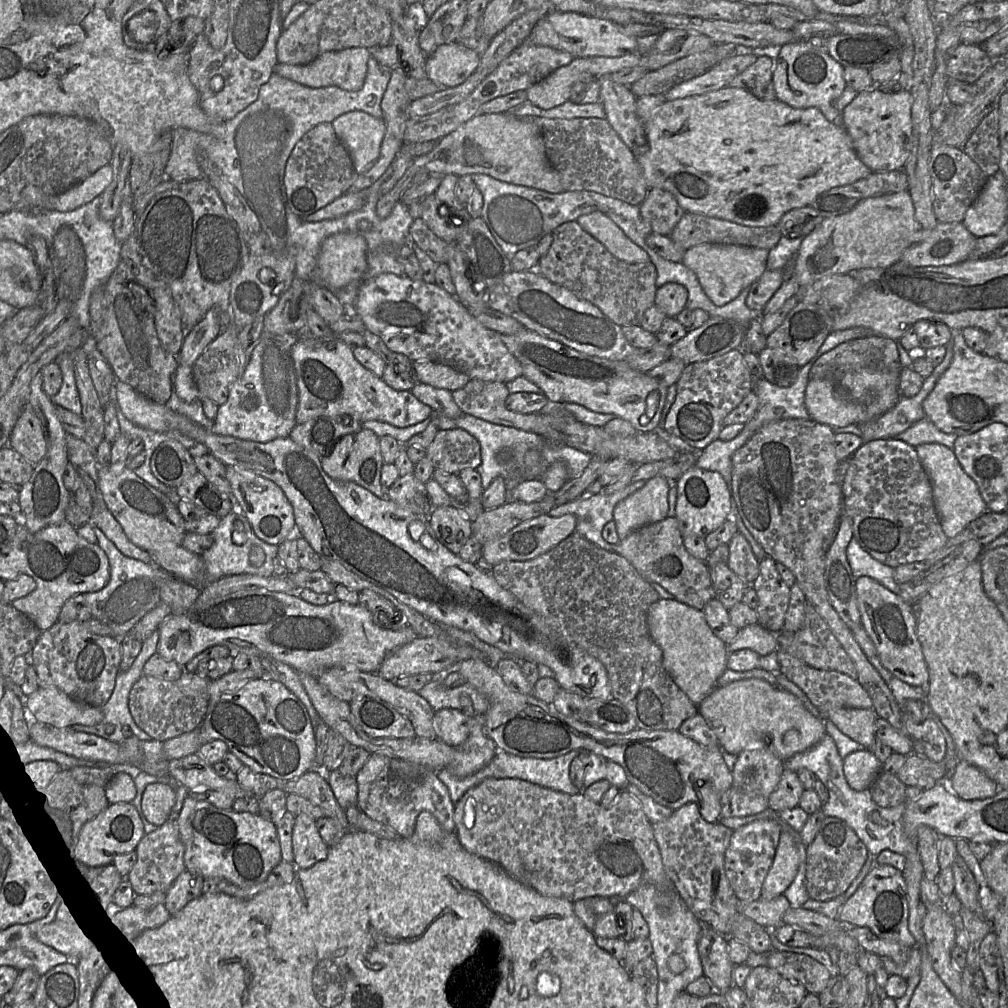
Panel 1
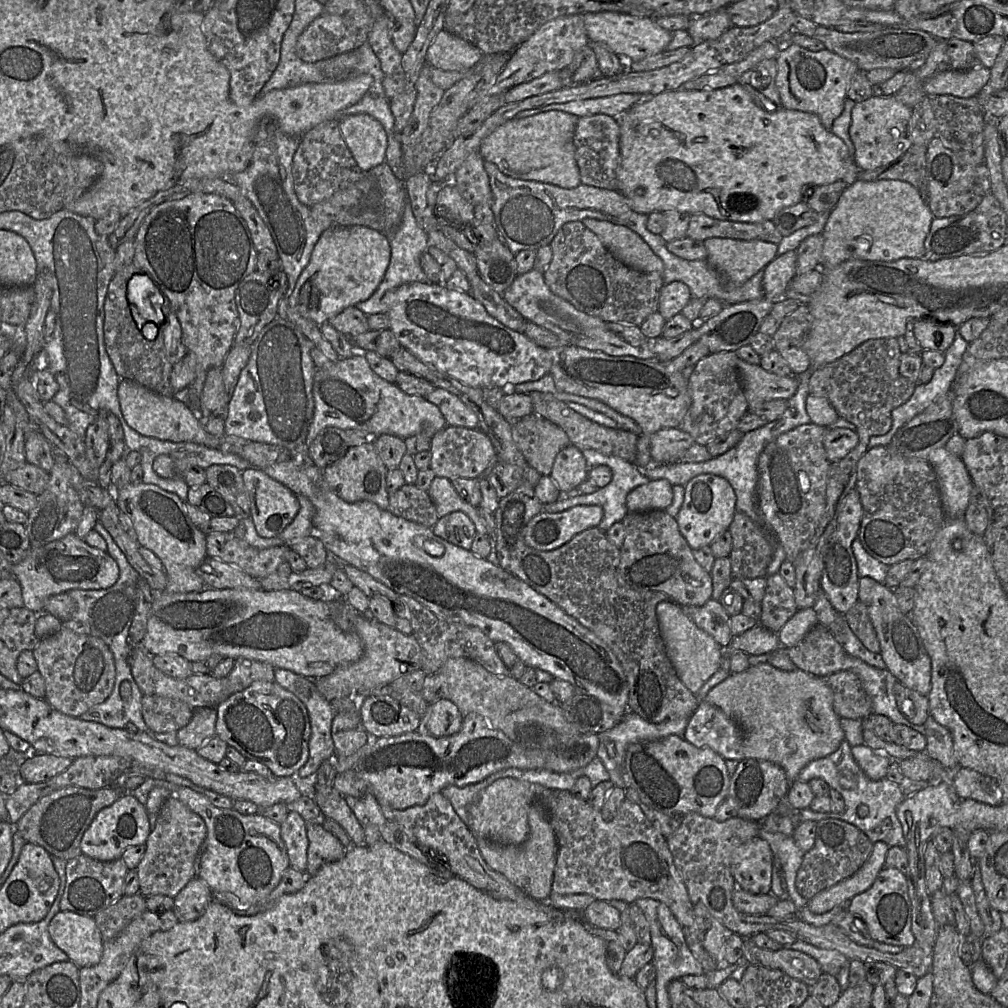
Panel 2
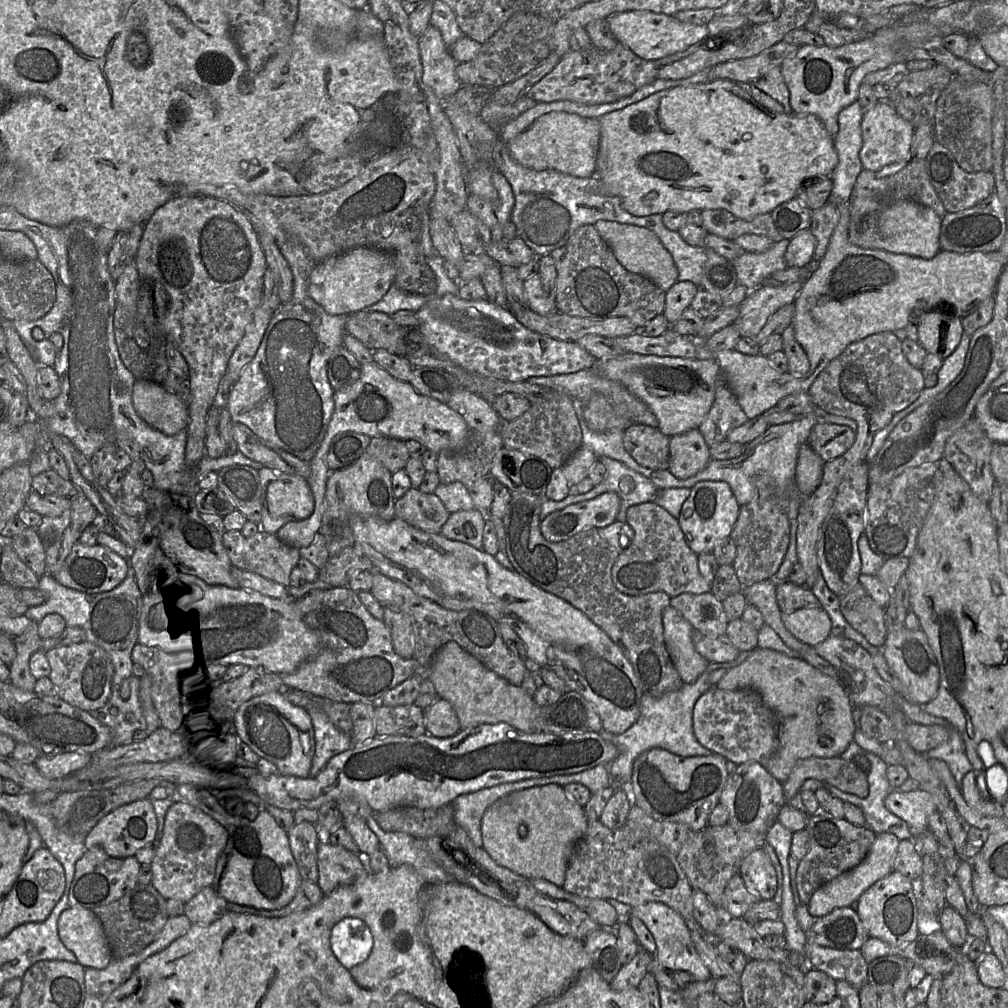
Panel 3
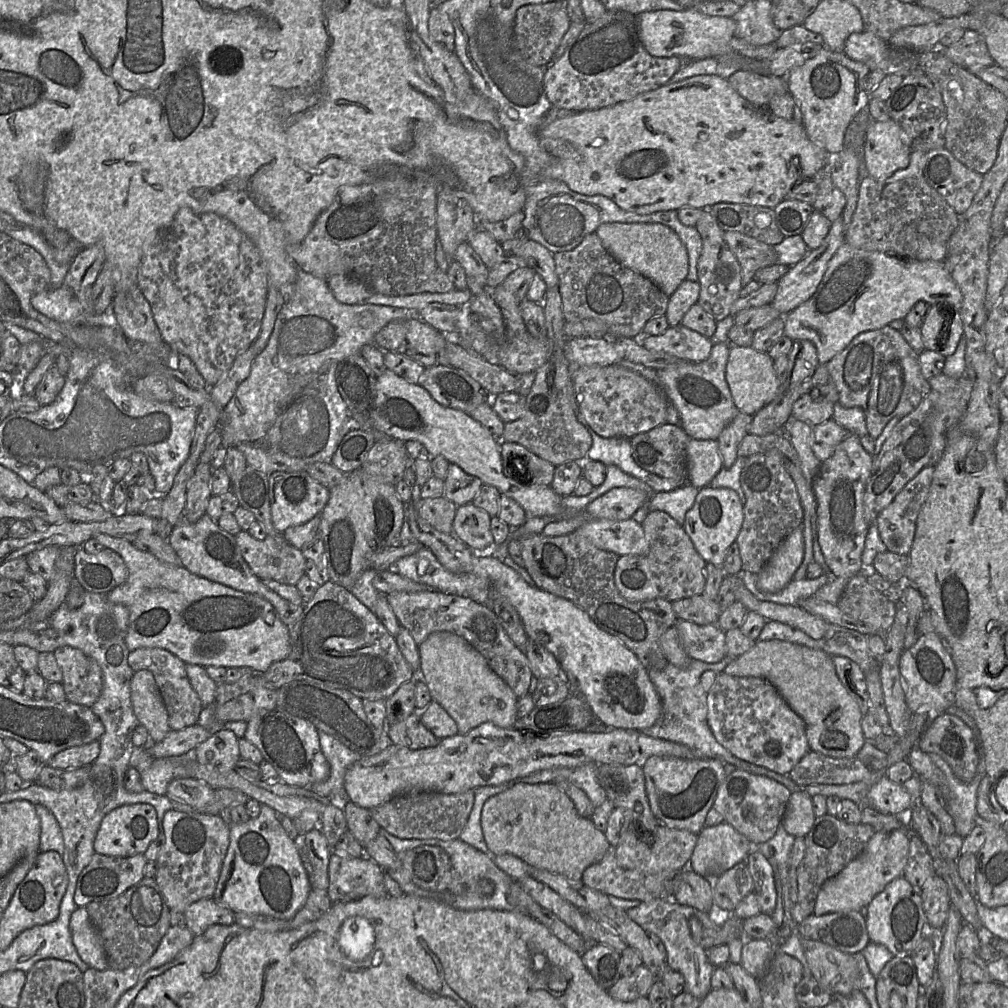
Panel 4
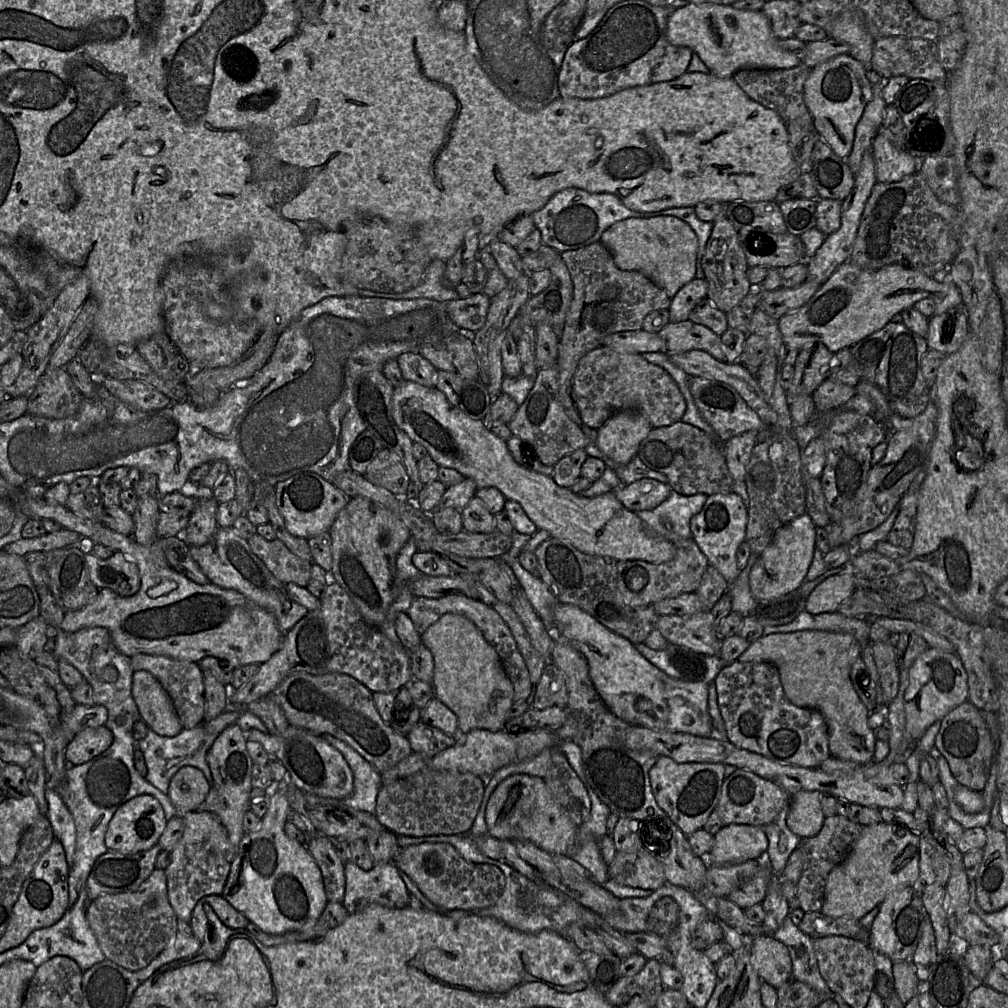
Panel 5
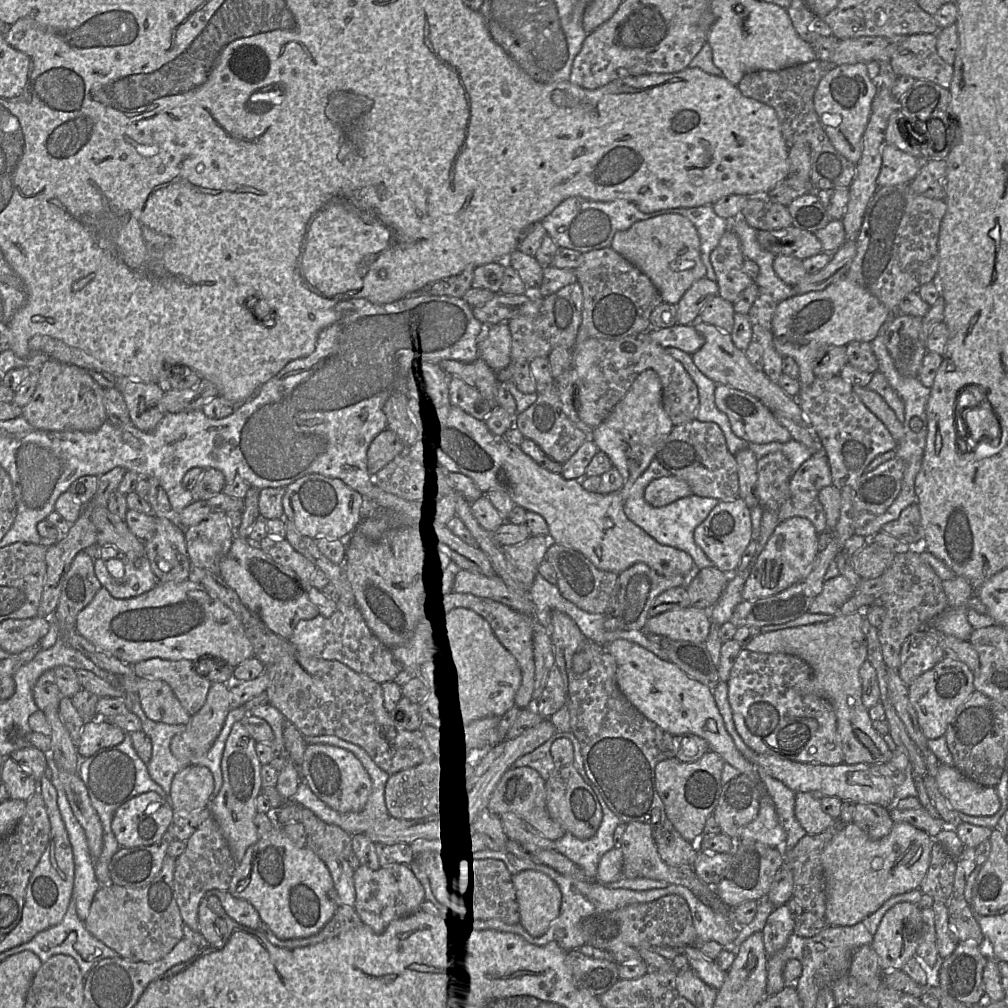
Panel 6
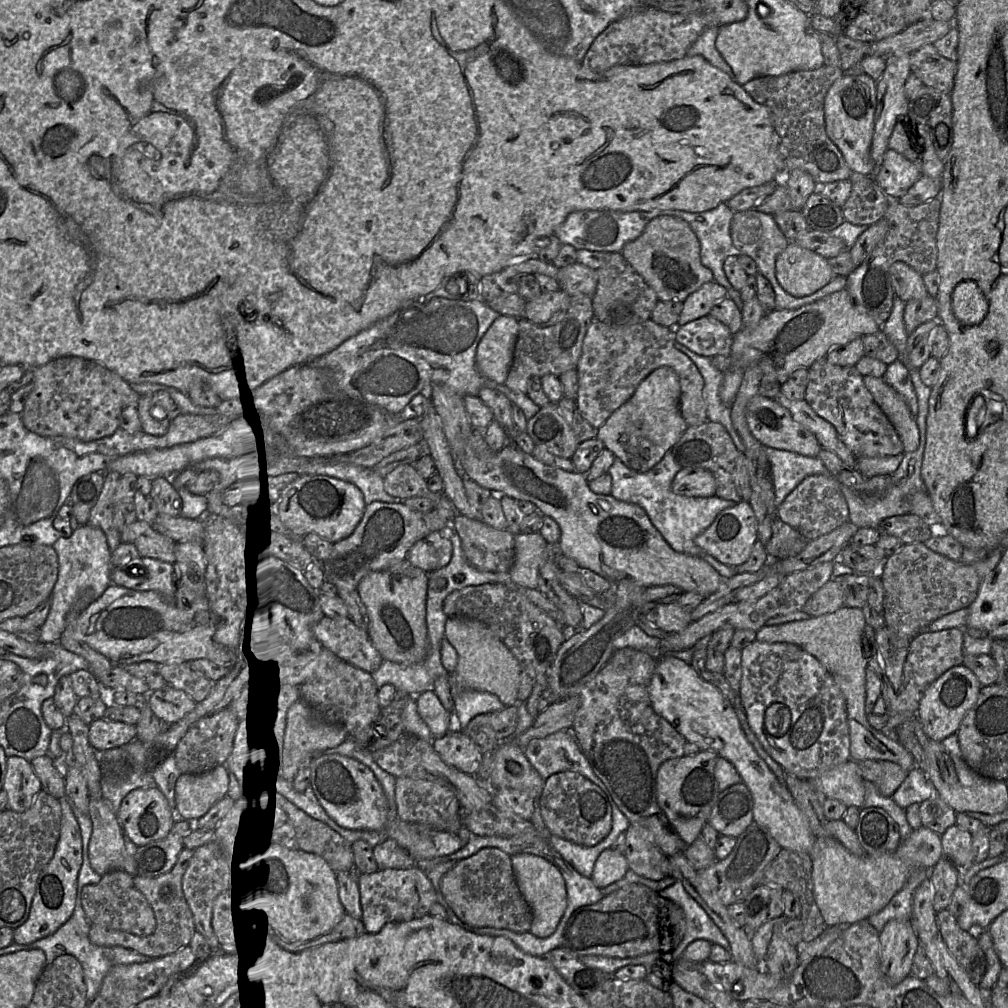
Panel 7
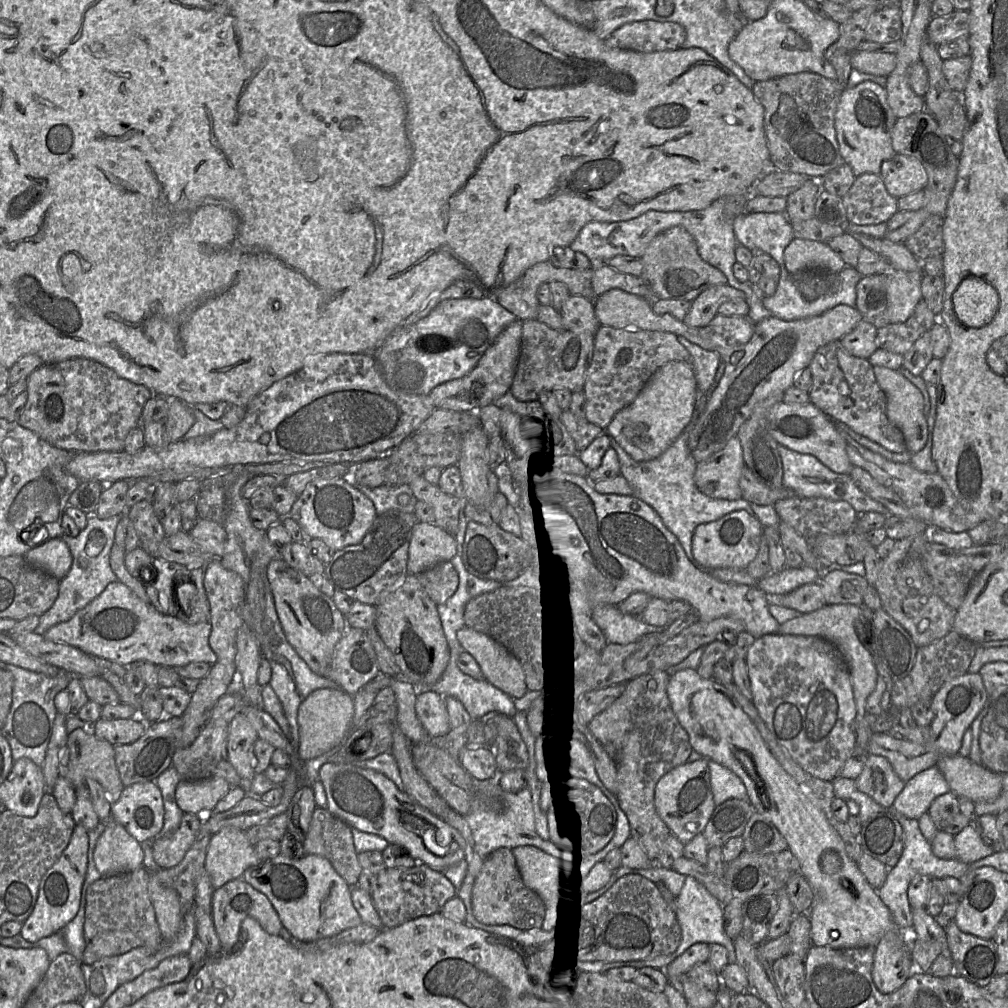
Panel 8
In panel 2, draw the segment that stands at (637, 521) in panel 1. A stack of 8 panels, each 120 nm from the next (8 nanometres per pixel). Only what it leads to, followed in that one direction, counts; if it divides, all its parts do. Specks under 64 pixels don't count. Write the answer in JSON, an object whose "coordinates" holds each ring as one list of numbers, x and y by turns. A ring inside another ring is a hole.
{"coordinates":[[653,480,634,488,626,497,628,512,665,509,673,500,672,485,667,480]]}

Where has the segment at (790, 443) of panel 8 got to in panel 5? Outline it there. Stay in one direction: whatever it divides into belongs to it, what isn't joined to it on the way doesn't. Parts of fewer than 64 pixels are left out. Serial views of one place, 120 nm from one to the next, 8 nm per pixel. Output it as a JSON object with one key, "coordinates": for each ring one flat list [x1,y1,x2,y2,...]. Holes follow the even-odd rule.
{"coordinates":[[691,377,689,390,701,417,712,427,717,437,727,441,749,430,760,430,768,427,758,414,748,407,743,398,730,385,702,377]]}

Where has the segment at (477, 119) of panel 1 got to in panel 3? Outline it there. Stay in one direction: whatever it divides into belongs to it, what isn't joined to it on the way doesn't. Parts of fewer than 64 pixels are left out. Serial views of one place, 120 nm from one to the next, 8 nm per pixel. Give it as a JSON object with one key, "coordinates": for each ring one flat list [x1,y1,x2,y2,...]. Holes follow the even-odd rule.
{"coordinates":[[552,111,537,118,529,128,506,144,511,156,524,167,537,171,550,169,577,178,590,178,596,169,599,141,598,119]]}

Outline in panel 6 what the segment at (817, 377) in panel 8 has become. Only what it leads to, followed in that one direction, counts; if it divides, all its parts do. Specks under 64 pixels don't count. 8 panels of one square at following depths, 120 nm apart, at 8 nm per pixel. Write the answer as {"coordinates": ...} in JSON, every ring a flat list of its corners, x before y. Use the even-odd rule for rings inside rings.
{"coordinates":[[839,374,827,379,815,378,810,386,800,389,797,401,822,443,832,485,840,491,854,485,875,457,898,447,898,442,884,423,865,406,855,393,853,385,843,380]]}

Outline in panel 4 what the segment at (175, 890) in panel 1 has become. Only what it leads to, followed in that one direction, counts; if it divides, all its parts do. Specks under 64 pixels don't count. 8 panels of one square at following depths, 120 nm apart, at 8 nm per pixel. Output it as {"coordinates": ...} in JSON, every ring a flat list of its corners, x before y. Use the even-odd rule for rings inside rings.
{"coordinates":[[213,898,201,899,189,905,184,911,186,925,195,936,204,933,213,925,232,925,235,912,217,903]]}

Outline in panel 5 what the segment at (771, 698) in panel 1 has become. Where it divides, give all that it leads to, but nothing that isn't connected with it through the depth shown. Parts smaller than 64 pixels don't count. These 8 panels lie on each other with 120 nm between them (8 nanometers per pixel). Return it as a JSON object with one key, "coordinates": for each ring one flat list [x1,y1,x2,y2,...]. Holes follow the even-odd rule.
{"coordinates":[[805,630,763,635,750,643,737,660,740,662,769,662,774,664,778,669,787,699,797,707,816,709,822,714,827,724,831,756,858,764,866,764,871,762,873,758,877,739,874,730,868,725,869,711,860,700,850,678,852,665,860,657,861,651,862,645,850,633]]}

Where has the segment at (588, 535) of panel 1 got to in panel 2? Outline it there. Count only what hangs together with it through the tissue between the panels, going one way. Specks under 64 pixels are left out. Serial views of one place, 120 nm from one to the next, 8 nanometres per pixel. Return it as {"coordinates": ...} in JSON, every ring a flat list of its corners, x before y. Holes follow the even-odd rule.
{"coordinates":[[599,454,599,462,605,464,612,471,611,482,603,488,598,488,594,493,586,495,577,495,576,493,569,495,561,495,560,498,553,503,545,504,543,511,549,513,559,513,569,510,579,505,598,505,603,508,603,518,598,525,598,529,604,533,617,522,621,522,624,516,628,513,626,506,626,497,634,488,647,484,650,480,643,476,637,466,633,463,627,462,619,457,607,456]]}

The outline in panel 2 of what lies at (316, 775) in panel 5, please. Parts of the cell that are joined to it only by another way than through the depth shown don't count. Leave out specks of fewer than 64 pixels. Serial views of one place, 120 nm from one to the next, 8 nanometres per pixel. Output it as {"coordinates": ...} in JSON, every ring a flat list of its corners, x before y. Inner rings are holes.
{"coordinates":[[275,681,254,682,216,705,216,736,236,748,247,760,267,766,276,778,291,777,309,757,310,720,305,705]]}

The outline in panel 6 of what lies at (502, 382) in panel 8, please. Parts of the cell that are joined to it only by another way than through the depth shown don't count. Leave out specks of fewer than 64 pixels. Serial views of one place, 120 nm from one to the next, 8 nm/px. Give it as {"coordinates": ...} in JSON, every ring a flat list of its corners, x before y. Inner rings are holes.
{"coordinates":[[508,322,486,326,478,343,479,356,497,374,511,361,511,331]]}

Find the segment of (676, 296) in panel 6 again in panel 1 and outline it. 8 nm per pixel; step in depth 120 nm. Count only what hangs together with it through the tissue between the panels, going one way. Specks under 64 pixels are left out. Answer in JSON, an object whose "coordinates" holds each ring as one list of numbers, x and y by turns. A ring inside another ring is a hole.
{"coordinates":[[599,211,581,215,576,219,579,226,598,240,614,257,627,263,650,262,650,258,645,250,632,242,623,231,606,215]]}

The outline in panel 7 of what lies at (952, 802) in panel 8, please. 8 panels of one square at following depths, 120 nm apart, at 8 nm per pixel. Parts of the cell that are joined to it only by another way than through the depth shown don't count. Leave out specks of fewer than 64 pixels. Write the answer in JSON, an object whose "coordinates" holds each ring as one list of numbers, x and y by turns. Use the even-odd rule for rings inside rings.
{"coordinates":[[938,796,923,801,919,806,922,826,939,835,956,824,956,812]]}

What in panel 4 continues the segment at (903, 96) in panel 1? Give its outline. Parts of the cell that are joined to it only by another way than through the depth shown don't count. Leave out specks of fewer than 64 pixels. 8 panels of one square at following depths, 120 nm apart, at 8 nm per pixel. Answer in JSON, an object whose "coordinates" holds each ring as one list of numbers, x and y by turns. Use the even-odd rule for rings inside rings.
{"coordinates":[[893,119,871,121,861,151,866,175,876,180,889,178,909,165,911,151,902,128]]}

